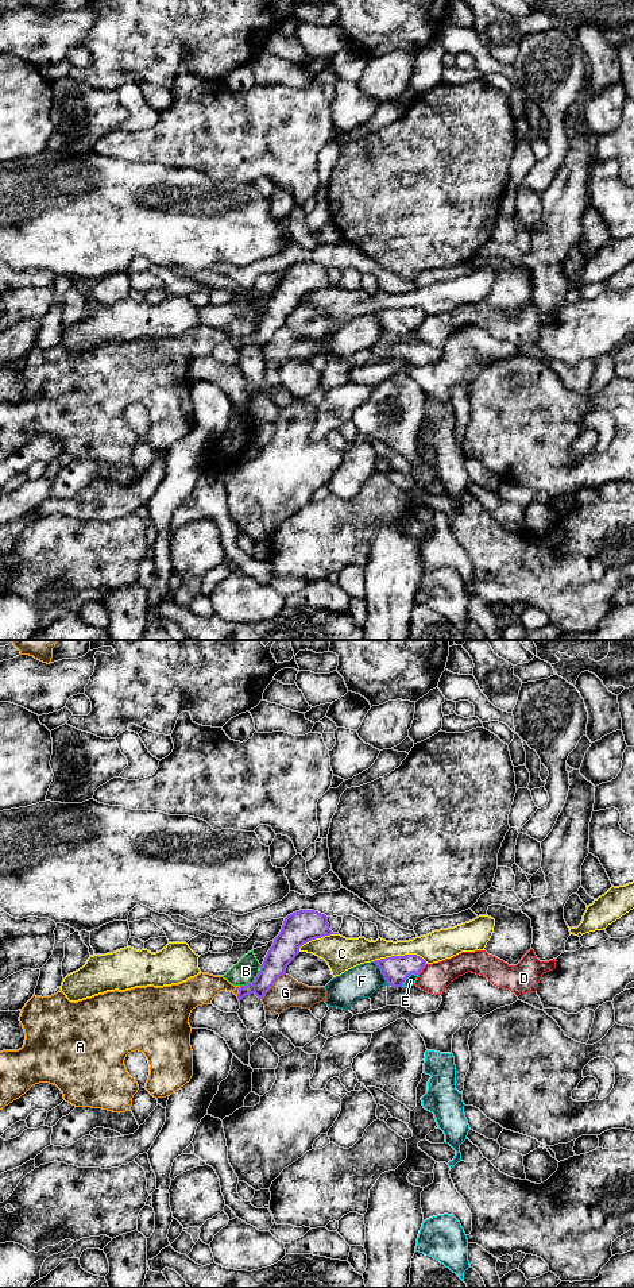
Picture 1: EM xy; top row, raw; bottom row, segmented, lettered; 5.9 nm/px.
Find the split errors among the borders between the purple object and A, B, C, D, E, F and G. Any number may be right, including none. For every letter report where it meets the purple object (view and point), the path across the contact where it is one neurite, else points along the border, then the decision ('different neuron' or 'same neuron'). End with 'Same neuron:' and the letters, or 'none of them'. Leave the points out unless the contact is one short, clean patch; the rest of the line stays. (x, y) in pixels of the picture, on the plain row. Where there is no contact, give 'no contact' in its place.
A: xy (239, 343) | along xy (240, 338), (236, 347) | different neuron
B: xy (252, 334) | along xy (259, 323), (251, 334), (240, 338) | different neuron
C: xy (401, 308) | different neuron
D: xy (422, 320) | different neuron
E: xy (408, 328) | across xy (395, 322), (402, 323), (408, 328), (410, 332) | same neuron
F: xy (382, 326) | different neuron
G: xy (271, 336) | along xy (285, 324), (274, 334), (262, 351) | different neuron
Same neuron: E

